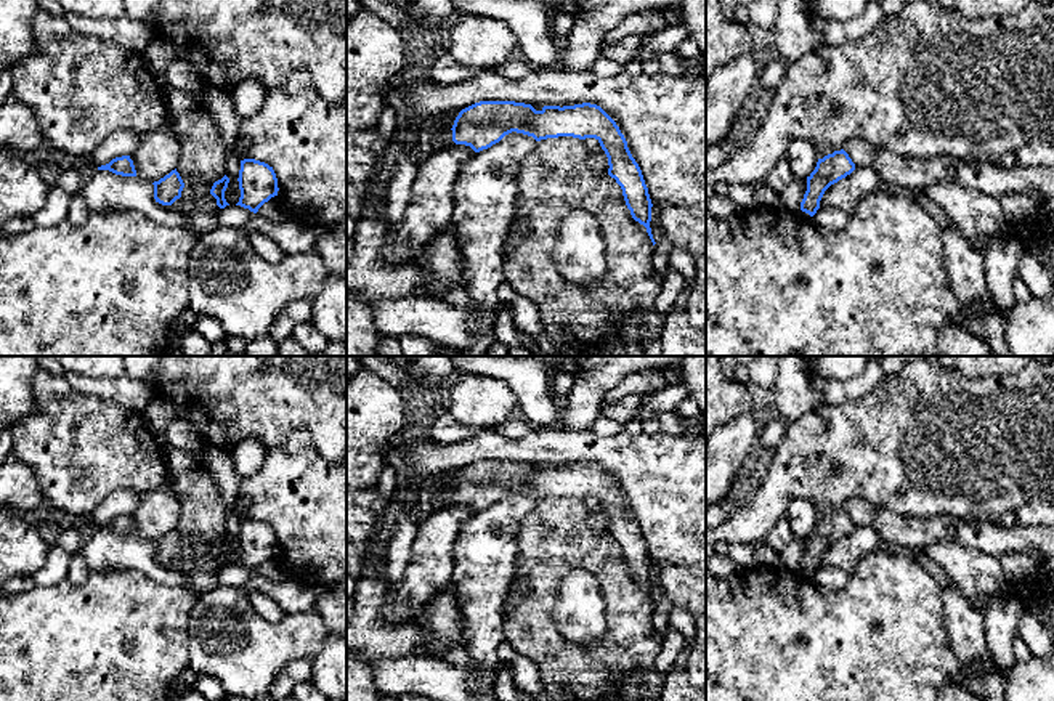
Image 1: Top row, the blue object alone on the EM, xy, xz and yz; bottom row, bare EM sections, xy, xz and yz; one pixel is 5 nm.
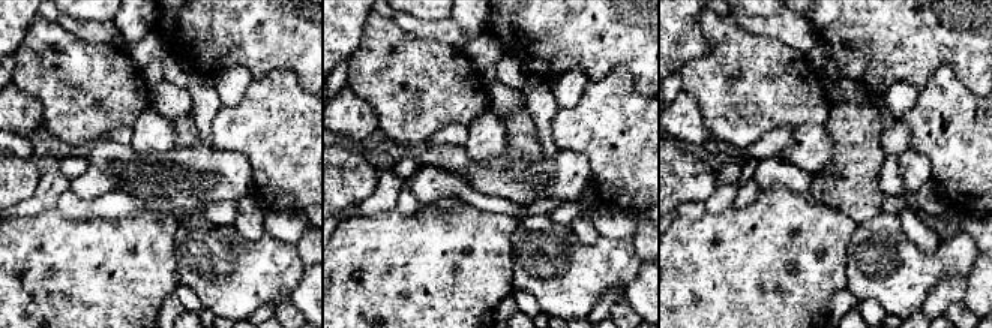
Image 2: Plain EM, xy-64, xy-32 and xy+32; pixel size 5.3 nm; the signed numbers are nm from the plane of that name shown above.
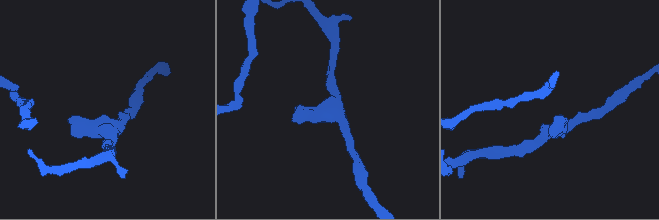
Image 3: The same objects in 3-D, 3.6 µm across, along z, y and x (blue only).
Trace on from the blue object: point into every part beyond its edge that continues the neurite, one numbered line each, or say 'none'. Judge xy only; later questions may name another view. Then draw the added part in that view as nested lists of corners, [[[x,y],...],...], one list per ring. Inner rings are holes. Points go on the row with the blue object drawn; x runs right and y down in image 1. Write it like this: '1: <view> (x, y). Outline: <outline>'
none

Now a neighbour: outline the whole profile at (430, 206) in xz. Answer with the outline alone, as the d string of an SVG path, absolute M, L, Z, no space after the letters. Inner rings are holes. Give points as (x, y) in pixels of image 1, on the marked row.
M454 144L422 160L403 221L387 229L380 250L385 265L414 266L425 241L449 225L456 178L475 154L470 146Z

